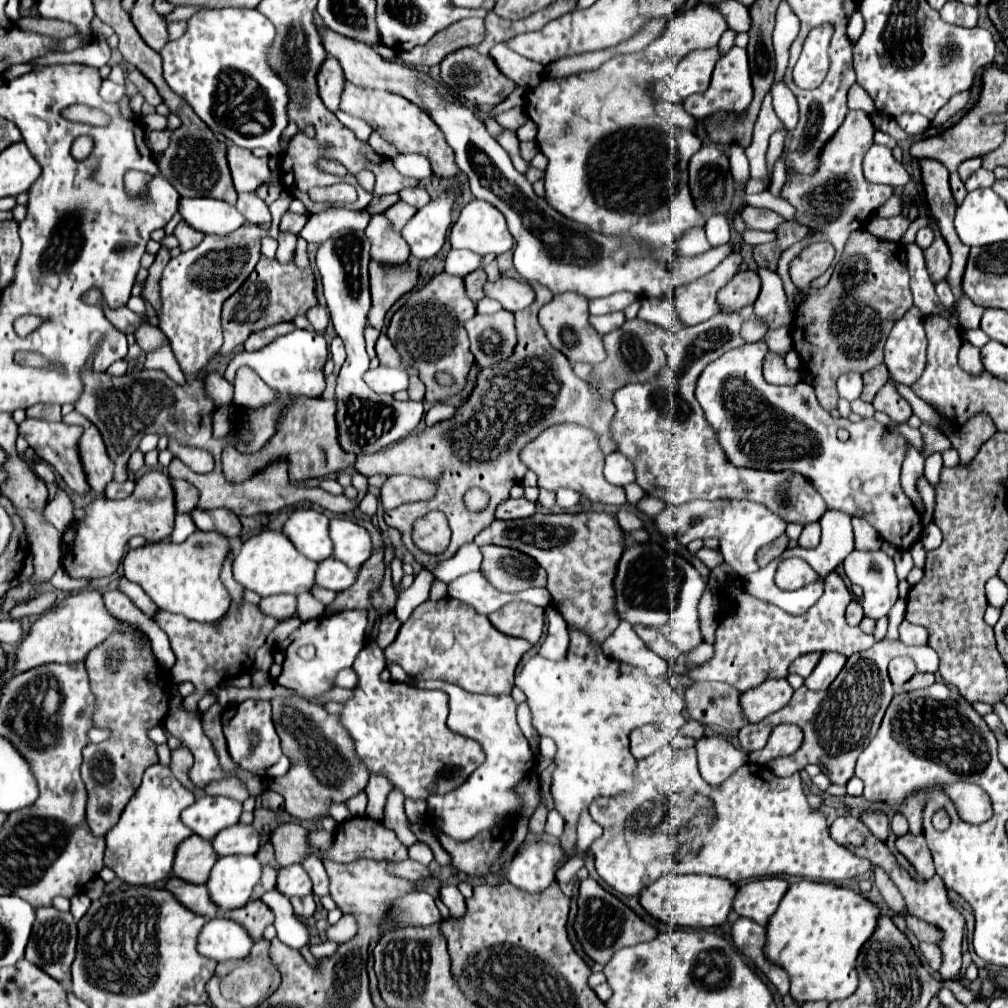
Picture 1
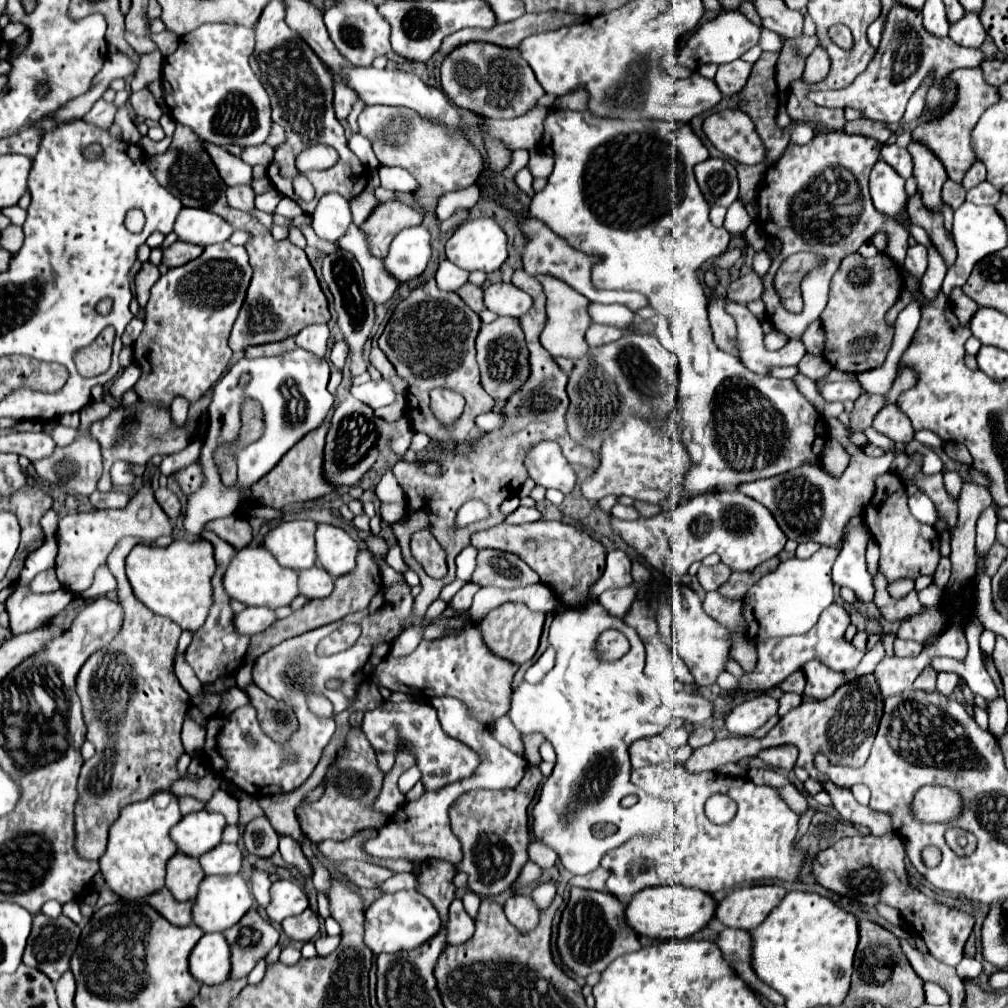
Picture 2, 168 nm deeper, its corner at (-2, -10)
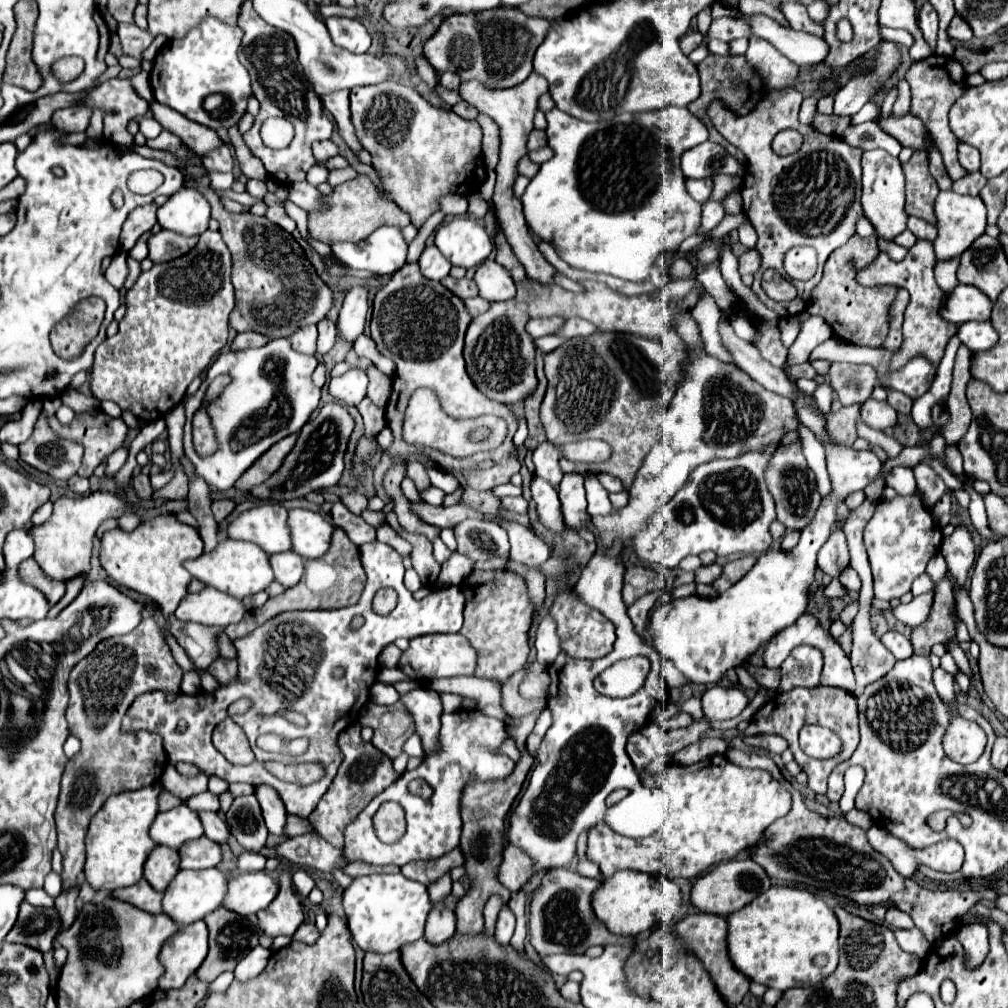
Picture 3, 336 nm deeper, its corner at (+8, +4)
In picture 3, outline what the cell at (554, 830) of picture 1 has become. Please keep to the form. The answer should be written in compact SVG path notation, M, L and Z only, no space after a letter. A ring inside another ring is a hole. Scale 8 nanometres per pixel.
M507 846L503 850L503 862L497 870L497 880L511 892L521 890L521 886L527 880L527 874L531 872L529 858L517 850L517 846Z

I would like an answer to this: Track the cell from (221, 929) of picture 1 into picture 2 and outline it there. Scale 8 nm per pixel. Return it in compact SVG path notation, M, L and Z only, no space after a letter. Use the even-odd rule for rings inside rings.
M221 932L205 934L191 952L189 968L201 984L225 982L231 974L231 948Z

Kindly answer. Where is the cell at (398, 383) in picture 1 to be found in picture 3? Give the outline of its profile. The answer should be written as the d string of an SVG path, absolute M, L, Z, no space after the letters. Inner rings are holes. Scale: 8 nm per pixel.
M353 368L339 378L331 378L327 388L329 388L329 394L335 402L349 408L349 406L357 406L365 398L367 384L369 384L367 374L363 370Z

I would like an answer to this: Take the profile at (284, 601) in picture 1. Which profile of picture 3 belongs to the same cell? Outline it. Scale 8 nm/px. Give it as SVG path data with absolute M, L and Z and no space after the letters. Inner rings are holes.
M207 586L197 594L187 594L177 606L175 616L183 622L225 628L229 624L239 622L245 616L245 612L247 610L241 600Z

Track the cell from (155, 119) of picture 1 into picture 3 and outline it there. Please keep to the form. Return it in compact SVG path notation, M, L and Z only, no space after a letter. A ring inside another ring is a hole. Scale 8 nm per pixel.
M143 116L139 122L139 132L149 140L149 138L157 138L161 134L163 126L153 118L153 116Z

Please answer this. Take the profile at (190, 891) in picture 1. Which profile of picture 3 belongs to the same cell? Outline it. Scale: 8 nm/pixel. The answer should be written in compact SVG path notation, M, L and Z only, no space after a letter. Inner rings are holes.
M143 878L129 888L113 890L111 896L121 900L121 902L129 902L129 904L133 904L139 910L145 910L149 914L161 914L161 892L153 890L149 886L149 882Z

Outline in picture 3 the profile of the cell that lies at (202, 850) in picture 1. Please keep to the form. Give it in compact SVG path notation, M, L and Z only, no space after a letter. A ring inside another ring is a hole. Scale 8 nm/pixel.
M155 846L143 866L143 878L159 892L163 892L165 886L169 886L177 872L179 872L177 850L165 846Z

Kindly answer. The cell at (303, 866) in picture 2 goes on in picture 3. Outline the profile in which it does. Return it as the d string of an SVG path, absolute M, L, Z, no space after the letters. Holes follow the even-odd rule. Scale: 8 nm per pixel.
M261 784L261 786L255 786L255 796L257 796L259 804L261 804L263 818L265 818L265 824L269 826L269 832L275 834L275 836L283 836L287 810L285 810L277 790Z

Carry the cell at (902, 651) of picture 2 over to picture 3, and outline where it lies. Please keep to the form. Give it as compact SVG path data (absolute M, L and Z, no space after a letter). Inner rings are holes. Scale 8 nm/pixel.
M889 630L887 634L881 636L881 642L885 644L885 648L897 658L897 660L905 660L913 654L913 646L909 642L909 638L905 638L903 634L895 632L895 630Z

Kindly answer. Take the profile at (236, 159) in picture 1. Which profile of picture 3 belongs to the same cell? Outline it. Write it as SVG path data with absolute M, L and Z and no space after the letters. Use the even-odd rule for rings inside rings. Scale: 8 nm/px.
M153 100L149 104L149 110L153 112L153 118L169 132L173 132L175 136L181 138L181 142L193 150L195 154L203 156L207 154L209 150L217 148L219 144L223 144L219 140L219 136L215 134L215 130L209 130L207 126L201 126L189 118L185 118L183 114L177 114L177 110L165 106L165 104L159 104L157 100Z

